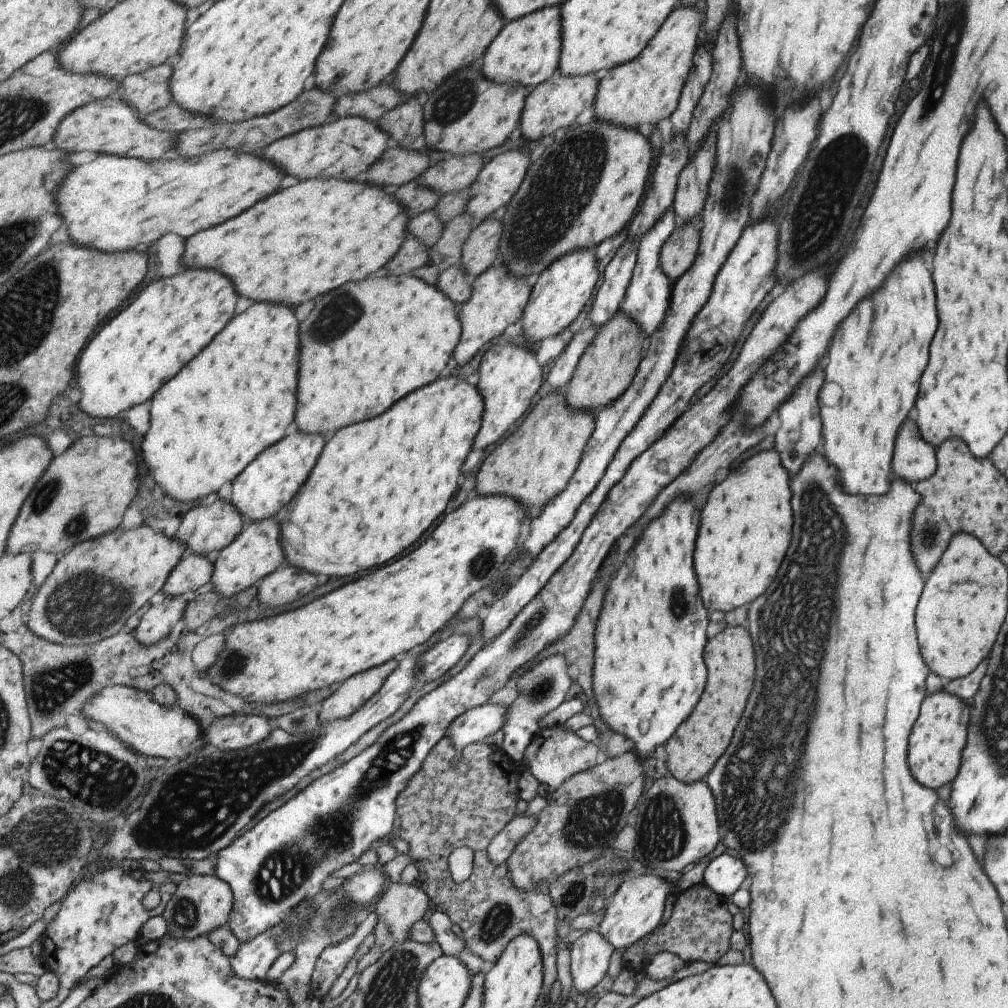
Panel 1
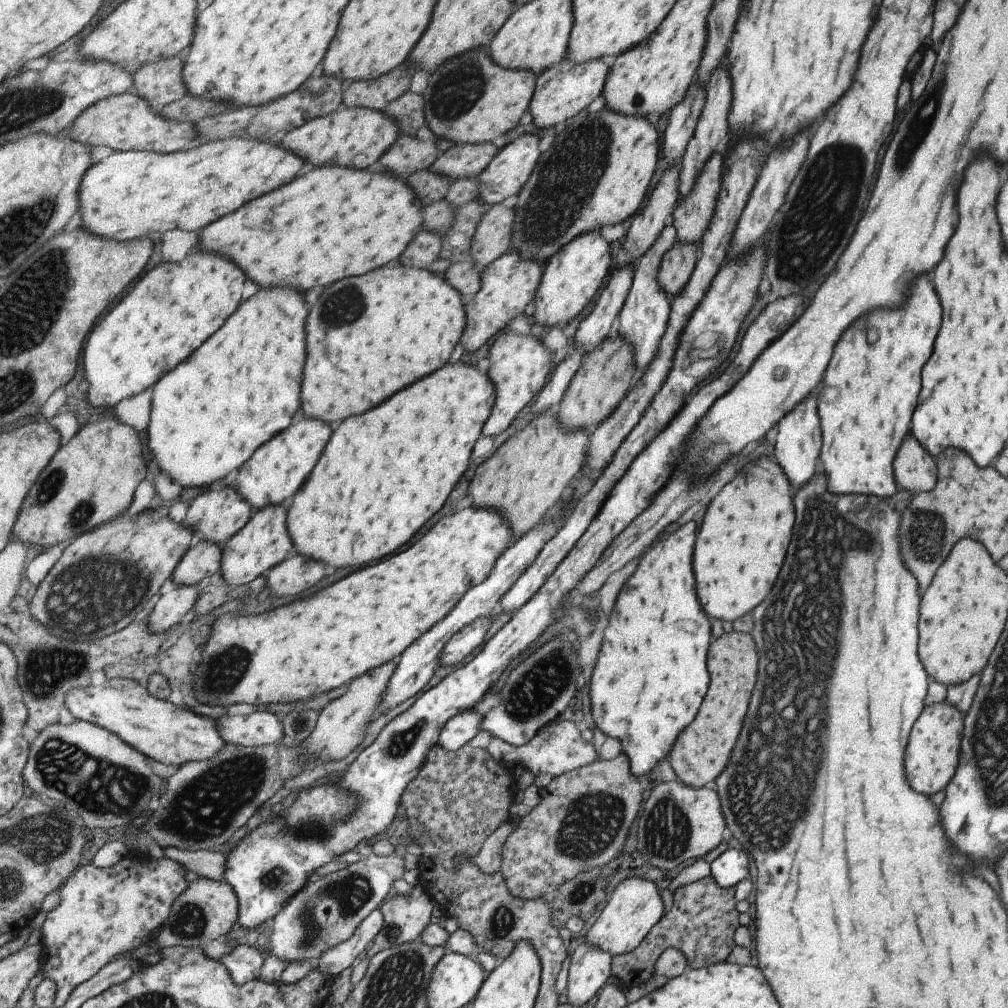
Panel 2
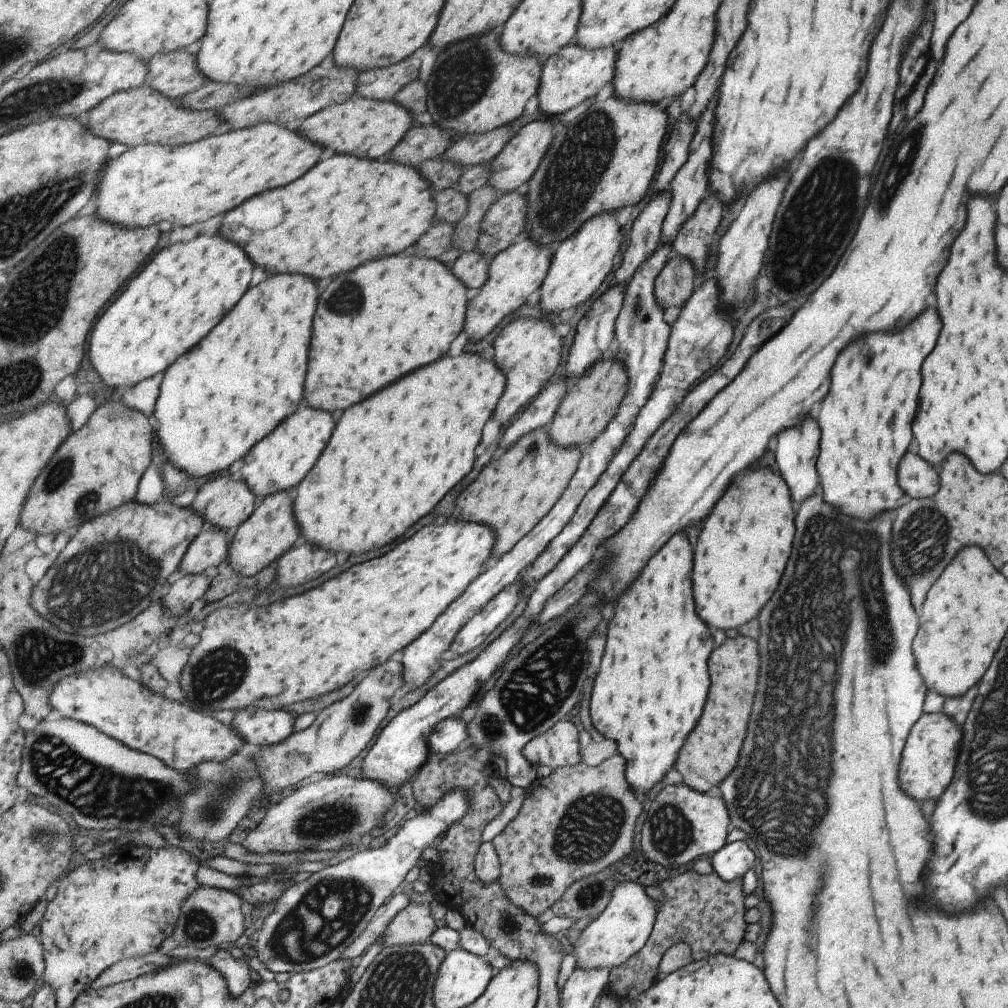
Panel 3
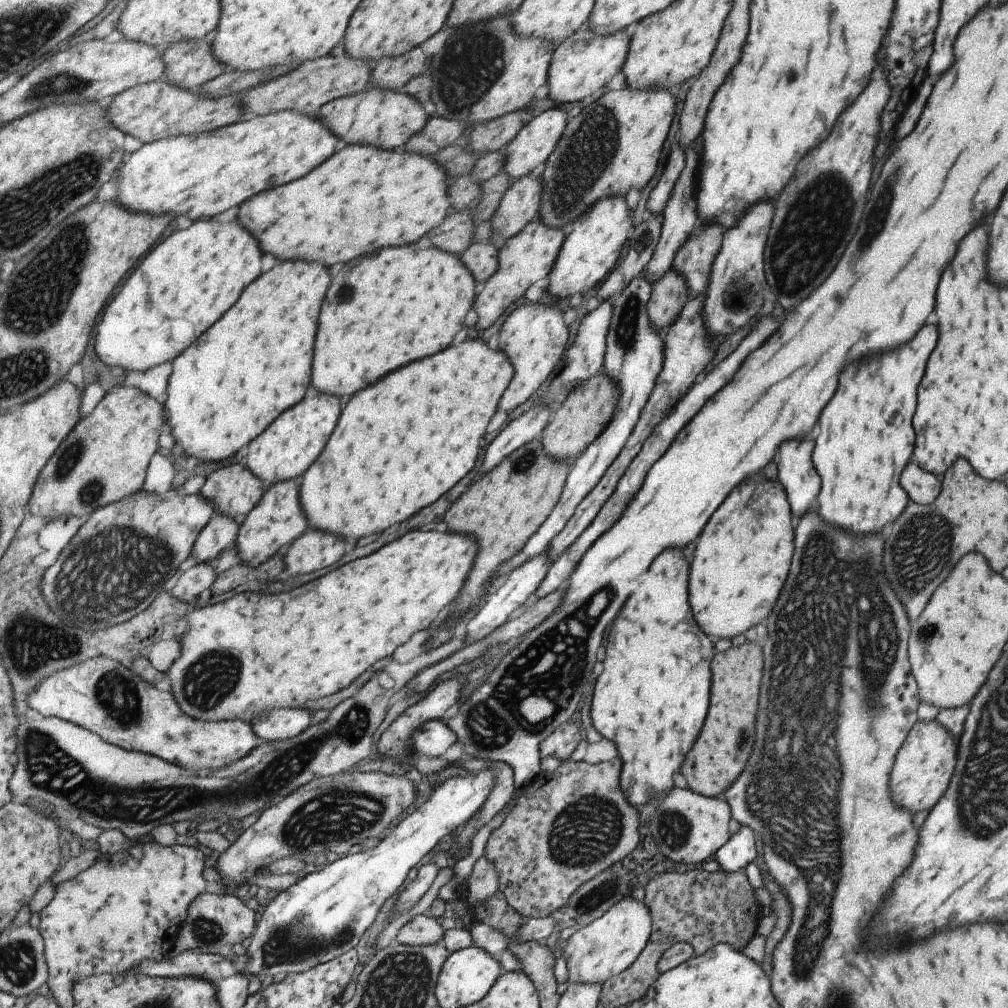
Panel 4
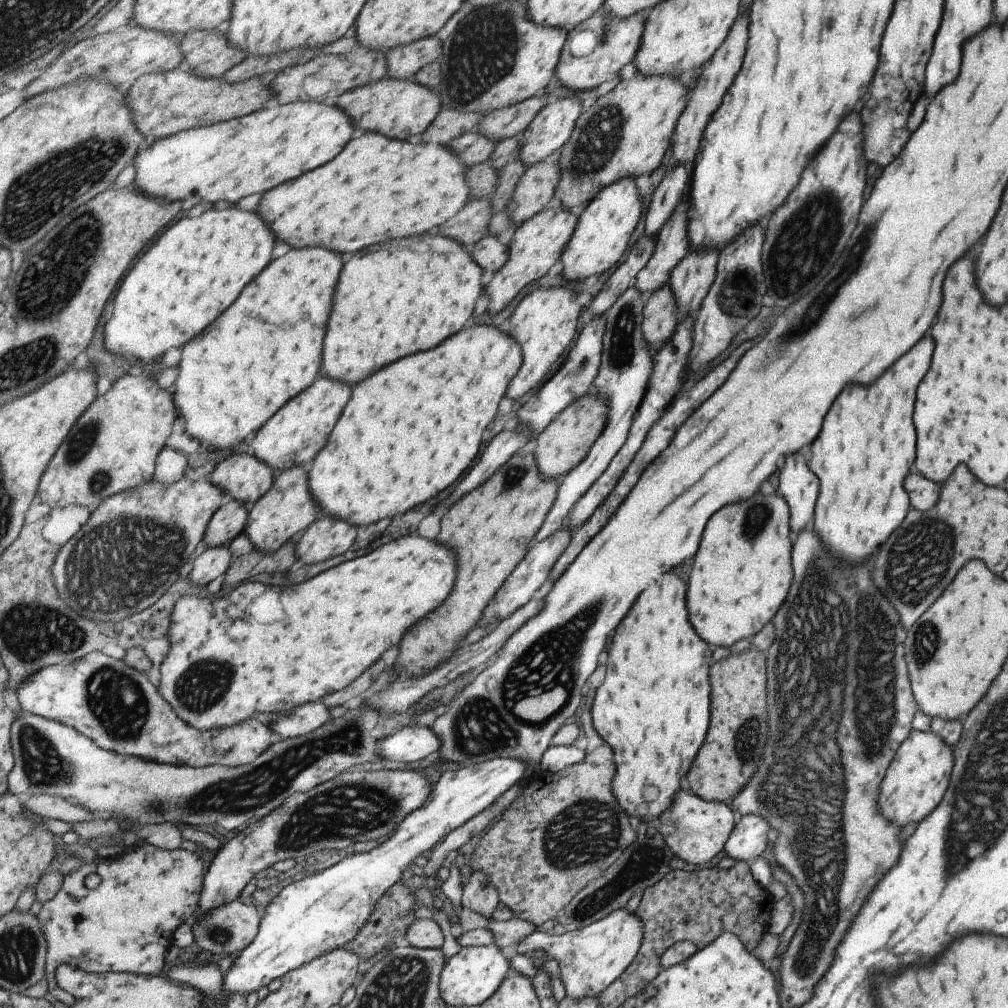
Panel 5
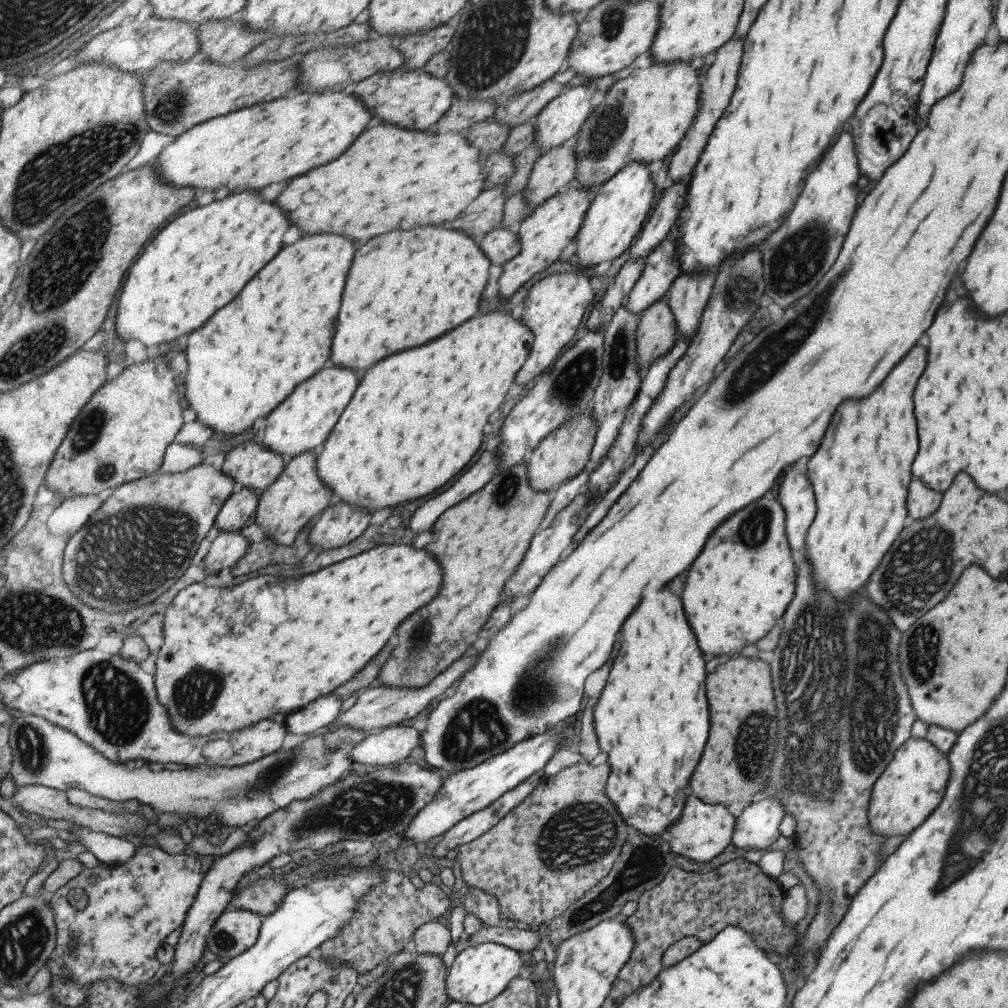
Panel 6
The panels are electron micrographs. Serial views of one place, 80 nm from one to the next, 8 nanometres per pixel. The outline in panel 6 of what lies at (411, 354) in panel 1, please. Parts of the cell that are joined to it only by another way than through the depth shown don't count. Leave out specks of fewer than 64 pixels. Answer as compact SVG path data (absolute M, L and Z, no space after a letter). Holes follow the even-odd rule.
M444 224L415 228L407 234L393 232L383 238L373 238L359 248L359 258L355 258L351 278L347 278L347 294L343 294L343 310L339 314L339 330L335 332L331 354L334 365L357 371L362 376L389 354L423 346L471 320L479 314L481 294L487 288L491 264L489 257L479 248L478 240L465 231L456 231Z

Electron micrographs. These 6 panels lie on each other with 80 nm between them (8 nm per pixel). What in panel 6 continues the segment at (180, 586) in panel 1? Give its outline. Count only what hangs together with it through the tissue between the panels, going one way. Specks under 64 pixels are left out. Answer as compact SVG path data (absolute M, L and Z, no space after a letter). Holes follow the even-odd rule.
M238 488L219 511L216 527L221 533L241 532L255 522L259 501L256 491Z

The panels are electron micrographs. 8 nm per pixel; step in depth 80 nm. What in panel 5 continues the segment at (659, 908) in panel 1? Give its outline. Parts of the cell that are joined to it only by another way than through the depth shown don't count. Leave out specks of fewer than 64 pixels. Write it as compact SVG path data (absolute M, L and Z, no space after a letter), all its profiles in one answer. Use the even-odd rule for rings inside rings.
M621 907L580 929L571 932L564 930L554 935L537 931L514 945L519 954L541 949L555 959L560 969L559 979L565 989L565 996L578 999L591 995L598 998L598 994L632 963L643 938L644 926L635 911L628 912L625 907Z

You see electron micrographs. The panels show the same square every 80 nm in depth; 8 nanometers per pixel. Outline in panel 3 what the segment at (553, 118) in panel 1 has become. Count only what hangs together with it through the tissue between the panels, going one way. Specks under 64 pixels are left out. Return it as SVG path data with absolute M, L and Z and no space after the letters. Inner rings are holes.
M573 40L561 53L547 60L542 68L542 85L536 96L539 110L545 118L565 114L569 108L595 96L597 91L609 84L614 76L617 54L612 47L587 50L576 45Z

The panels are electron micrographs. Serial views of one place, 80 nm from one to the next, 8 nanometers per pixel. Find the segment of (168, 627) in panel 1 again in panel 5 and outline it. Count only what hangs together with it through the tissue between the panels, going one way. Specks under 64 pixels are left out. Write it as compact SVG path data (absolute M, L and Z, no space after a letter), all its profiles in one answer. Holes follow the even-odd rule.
M228 547L205 549L189 569L188 578L193 585L205 587L209 582L221 578L232 563L232 554Z

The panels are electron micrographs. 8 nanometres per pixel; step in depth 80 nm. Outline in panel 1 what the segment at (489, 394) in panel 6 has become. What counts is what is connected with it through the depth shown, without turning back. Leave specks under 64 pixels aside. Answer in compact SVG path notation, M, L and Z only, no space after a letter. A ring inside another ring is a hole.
M449 377L419 390L419 394L411 394L411 398L399 402L383 418L339 430L335 438L326 442L318 464L298 496L279 516L286 563L315 576L347 578L383 566L421 542L423 534L448 510L459 486L461 468L482 428L484 410L484 396L476 386Z

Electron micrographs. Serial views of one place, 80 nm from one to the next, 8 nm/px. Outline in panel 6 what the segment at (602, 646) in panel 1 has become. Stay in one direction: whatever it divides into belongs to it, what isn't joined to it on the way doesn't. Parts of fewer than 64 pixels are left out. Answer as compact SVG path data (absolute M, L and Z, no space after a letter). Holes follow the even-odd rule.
M663 586L663 590L657 590L651 598L643 598L639 606L635 606L635 612L631 612L631 618L627 618L627 626L623 626L623 638L619 638L619 654L613 658L609 676L605 680L605 686L599 694L599 700L593 709L593 726L595 736L598 740L600 750L607 752L609 766L611 766L611 782L607 782L607 798L619 806L619 814L627 818L627 824L637 828L637 832L653 836L666 830L666 828L677 818L681 812L684 798L683 788L695 768L695 764L701 756L703 744L707 740L707 728L709 728L709 712L707 712L707 700L705 700L705 660L701 650L695 644L695 636L691 628L685 622L685 614L681 608L679 598L669 590L669 586Z

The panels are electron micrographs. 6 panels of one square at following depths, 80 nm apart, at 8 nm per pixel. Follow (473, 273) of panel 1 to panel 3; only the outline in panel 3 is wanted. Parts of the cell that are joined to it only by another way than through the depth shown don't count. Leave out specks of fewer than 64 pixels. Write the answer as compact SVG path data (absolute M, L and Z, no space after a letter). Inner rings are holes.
M509 193L498 198L486 212L478 240L478 252L493 259L523 234L526 225L526 194Z

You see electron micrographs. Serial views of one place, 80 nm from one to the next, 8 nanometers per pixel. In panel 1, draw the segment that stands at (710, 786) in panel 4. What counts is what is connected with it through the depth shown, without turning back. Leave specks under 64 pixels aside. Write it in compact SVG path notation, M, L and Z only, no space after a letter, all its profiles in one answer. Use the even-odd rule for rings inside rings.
M727 626L719 634L709 638L703 648L703 664L707 668L707 682L701 698L697 700L691 714L663 743L663 750L667 755L666 769L670 776L687 784L701 781L711 770L719 754L723 754L733 734L733 728L743 712L745 700L751 692L755 660L753 660L753 648L747 630L741 626ZM715 654L717 654L717 672L713 666Z

